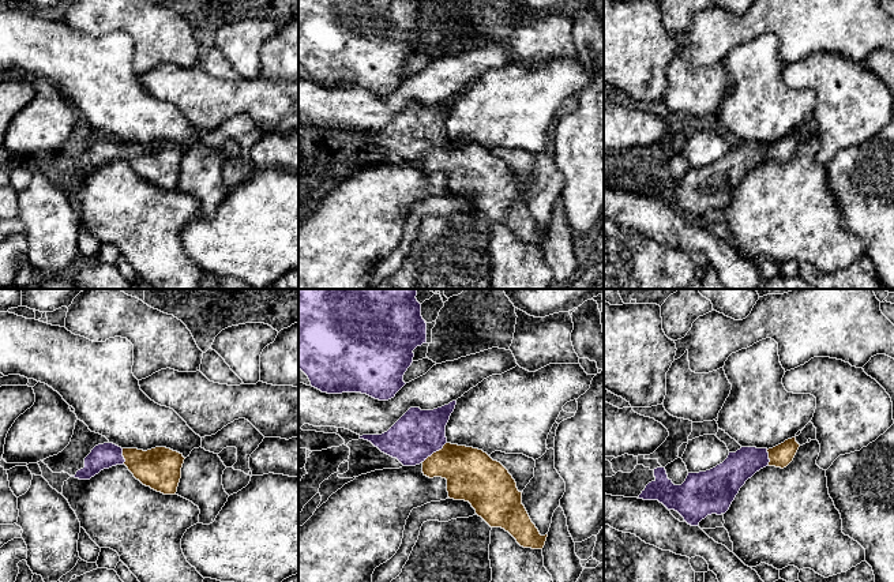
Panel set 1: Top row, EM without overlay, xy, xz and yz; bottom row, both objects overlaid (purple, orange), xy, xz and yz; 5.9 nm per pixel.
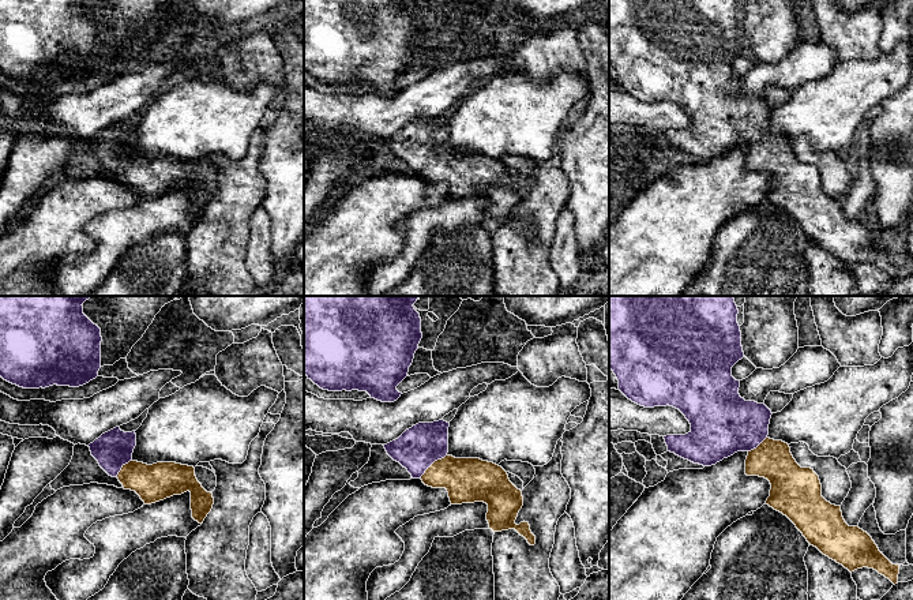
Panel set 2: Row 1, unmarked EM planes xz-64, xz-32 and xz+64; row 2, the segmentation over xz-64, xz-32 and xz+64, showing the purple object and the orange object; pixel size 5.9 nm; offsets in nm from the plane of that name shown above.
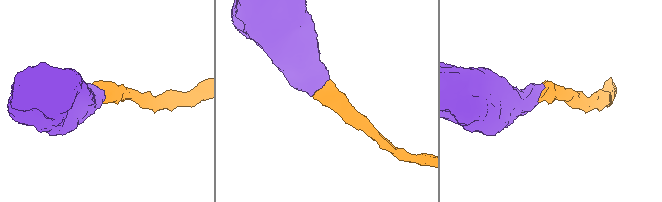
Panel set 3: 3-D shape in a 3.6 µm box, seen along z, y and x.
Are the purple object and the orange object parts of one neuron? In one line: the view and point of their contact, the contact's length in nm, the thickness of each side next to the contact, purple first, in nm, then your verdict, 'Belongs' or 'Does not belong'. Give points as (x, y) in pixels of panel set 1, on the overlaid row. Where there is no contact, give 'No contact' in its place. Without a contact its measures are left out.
Touches purple at xz (435, 451). Shared border 190 nm. Thickness 280 nm (purple) against 300 nm. Belongs

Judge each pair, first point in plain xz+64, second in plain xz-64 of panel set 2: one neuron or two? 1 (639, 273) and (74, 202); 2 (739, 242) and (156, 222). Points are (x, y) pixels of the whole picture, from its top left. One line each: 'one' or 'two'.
1: one
2: two

